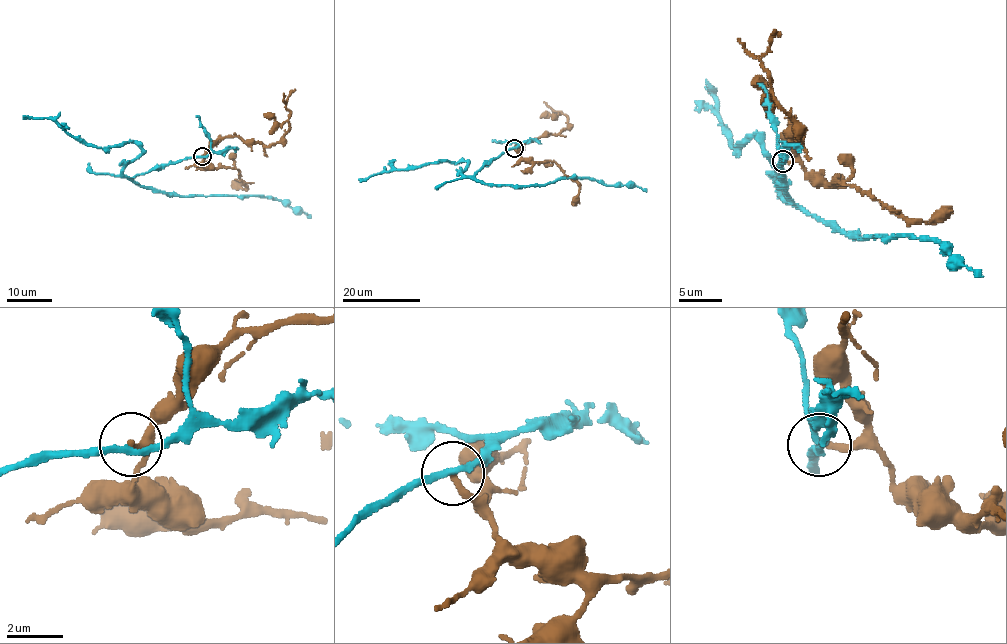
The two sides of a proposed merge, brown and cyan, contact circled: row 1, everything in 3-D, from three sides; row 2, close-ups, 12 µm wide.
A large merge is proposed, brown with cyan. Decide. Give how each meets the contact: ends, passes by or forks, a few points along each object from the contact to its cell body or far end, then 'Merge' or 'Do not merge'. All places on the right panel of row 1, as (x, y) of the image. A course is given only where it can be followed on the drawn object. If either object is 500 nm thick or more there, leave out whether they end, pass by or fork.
At the ring brown ends. At the ring cyan passes by. Course of brown: (783, 161), (794, 159), (792, 122), (792, 135), (800, 141), (801, 134), (772, 95), (761, 64), (773, 30). Course of cyan: (782, 161), (779, 182), (794, 204), (808, 213), (857, 238), (910, 234), (941, 242), (956, 264), (983, 276). Do not merge

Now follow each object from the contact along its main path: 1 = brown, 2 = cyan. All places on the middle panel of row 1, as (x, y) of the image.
1: (514, 148), (517, 152), (524, 143), (567, 129), (566, 116), (556, 112)
2: (513, 148), (484, 162), (475, 176), (479, 182), (545, 186), (566, 178), (593, 178), (646, 192)

